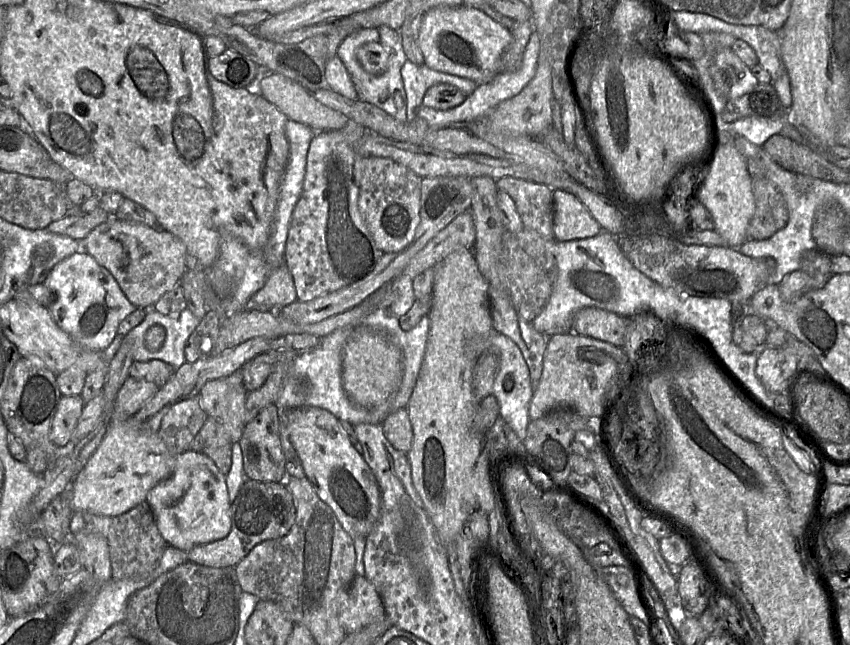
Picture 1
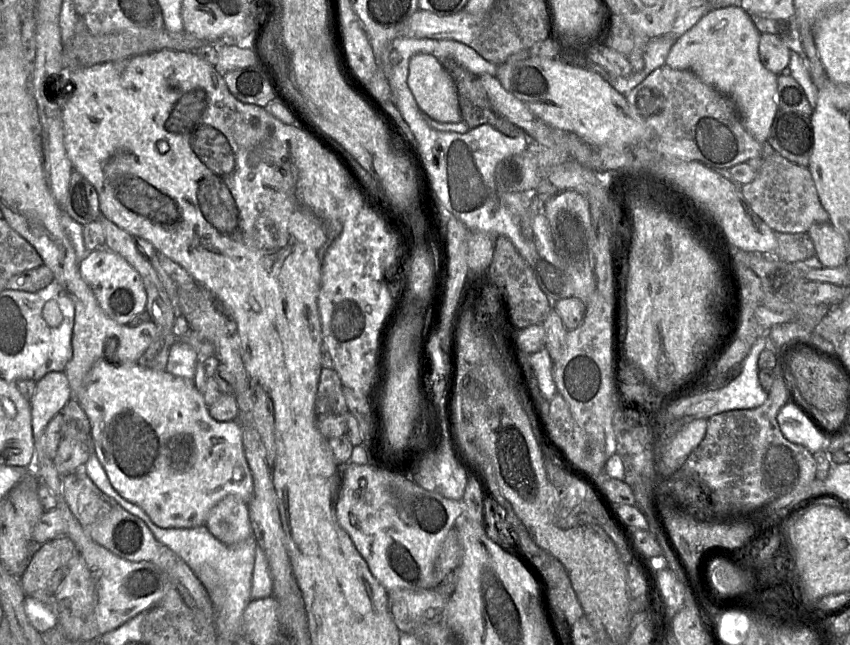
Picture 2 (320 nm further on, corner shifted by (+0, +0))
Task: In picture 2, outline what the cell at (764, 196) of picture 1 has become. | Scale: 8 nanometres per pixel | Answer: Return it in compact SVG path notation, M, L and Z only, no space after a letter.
M807 232L775 233L777 238L777 248L774 255L771 256L787 263L796 263L815 255L813 241Z

